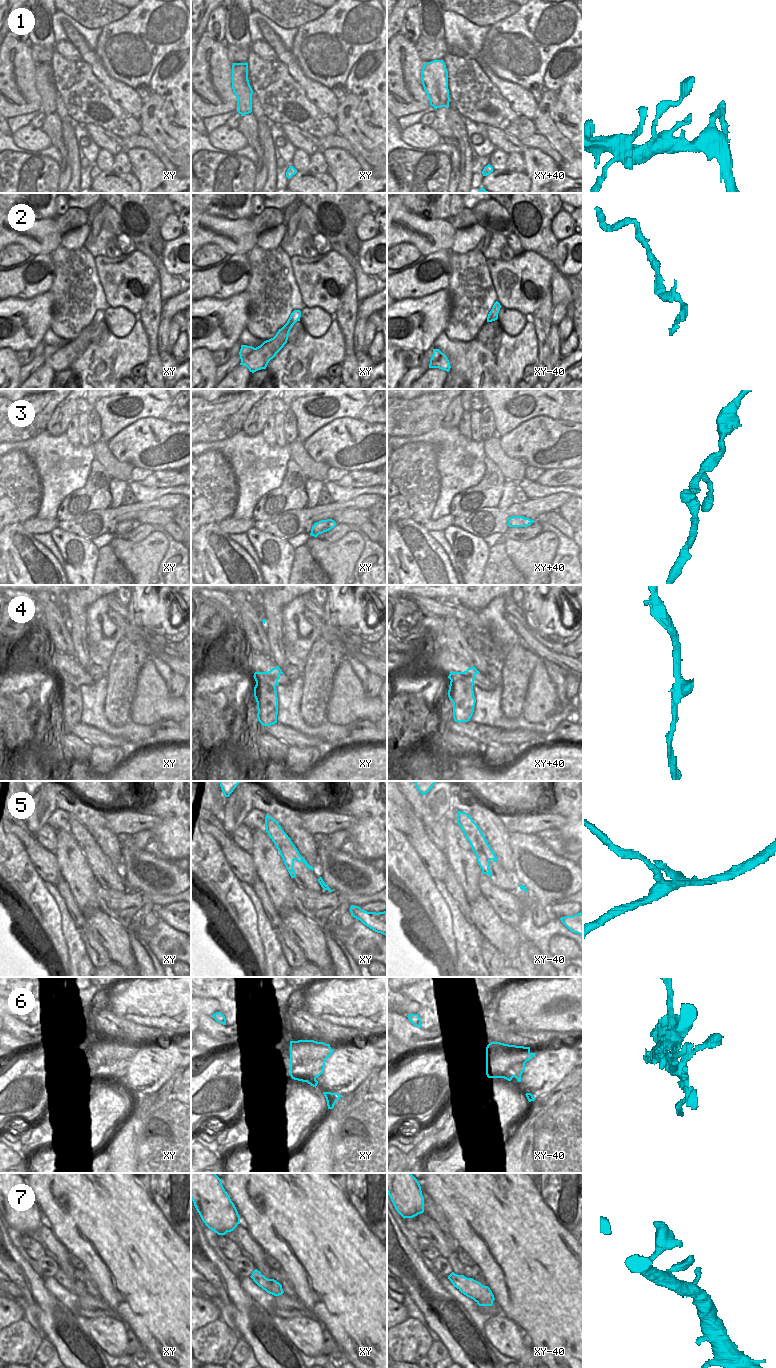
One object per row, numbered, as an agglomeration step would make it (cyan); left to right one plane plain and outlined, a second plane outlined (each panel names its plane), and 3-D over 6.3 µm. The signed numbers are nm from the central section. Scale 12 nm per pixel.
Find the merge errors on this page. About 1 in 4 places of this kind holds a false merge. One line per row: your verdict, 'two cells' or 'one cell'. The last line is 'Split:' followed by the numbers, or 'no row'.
1: one cell
2: one cell
3: one cell
4: two cells
5: two cells
6: two cells
7: one cell
Split: 4, 5, 6

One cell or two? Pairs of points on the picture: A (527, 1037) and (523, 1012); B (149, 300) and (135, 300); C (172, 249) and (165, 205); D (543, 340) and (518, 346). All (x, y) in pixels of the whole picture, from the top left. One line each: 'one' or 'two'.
A: two
B: two
C: two
D: two

